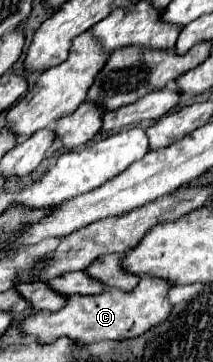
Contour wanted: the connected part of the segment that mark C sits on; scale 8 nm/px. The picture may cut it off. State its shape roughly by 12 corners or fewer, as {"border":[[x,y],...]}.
{"border":[[140,277],[134,291],[68,297],[20,323],[38,343],[138,337],[166,321],[172,285]]}

